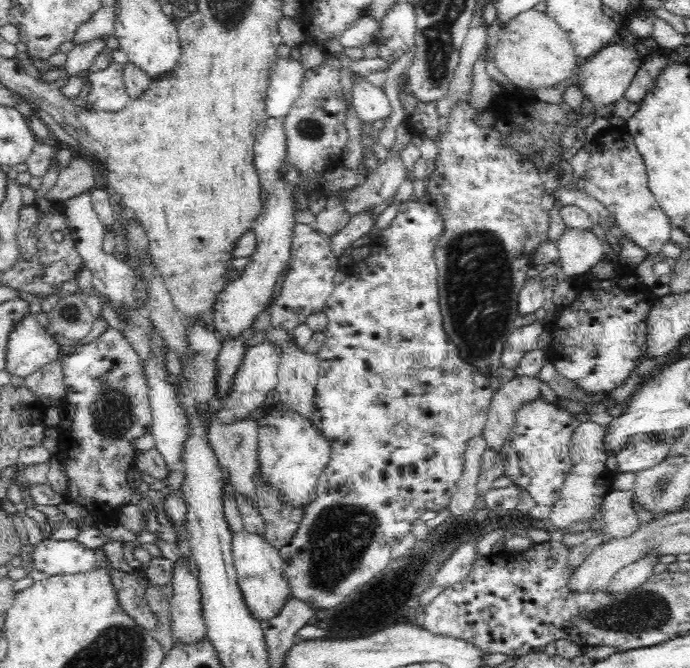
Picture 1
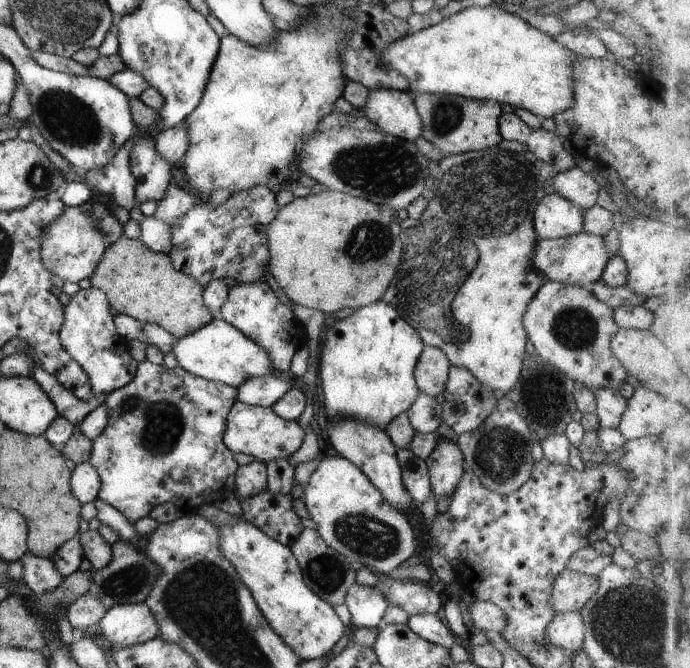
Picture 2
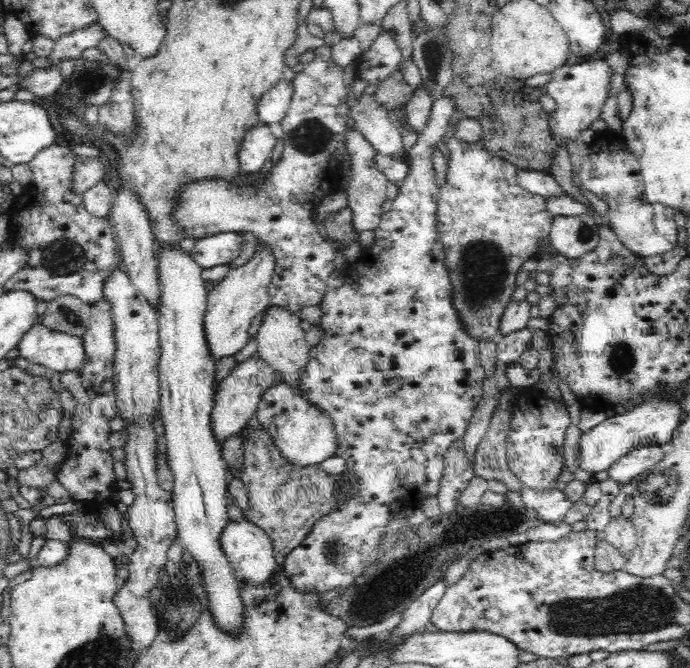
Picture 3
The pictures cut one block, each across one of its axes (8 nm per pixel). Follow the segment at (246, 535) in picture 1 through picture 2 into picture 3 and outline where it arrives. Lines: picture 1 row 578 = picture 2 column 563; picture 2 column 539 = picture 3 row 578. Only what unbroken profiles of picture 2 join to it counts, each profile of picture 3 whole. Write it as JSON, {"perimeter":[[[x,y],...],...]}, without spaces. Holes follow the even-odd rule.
{"perimeter":[[[246,518],[230,520],[220,534],[220,543],[224,555],[230,561],[235,577],[246,584],[261,585],[268,582],[279,568],[279,558],[275,556],[274,548],[266,532]]]}

